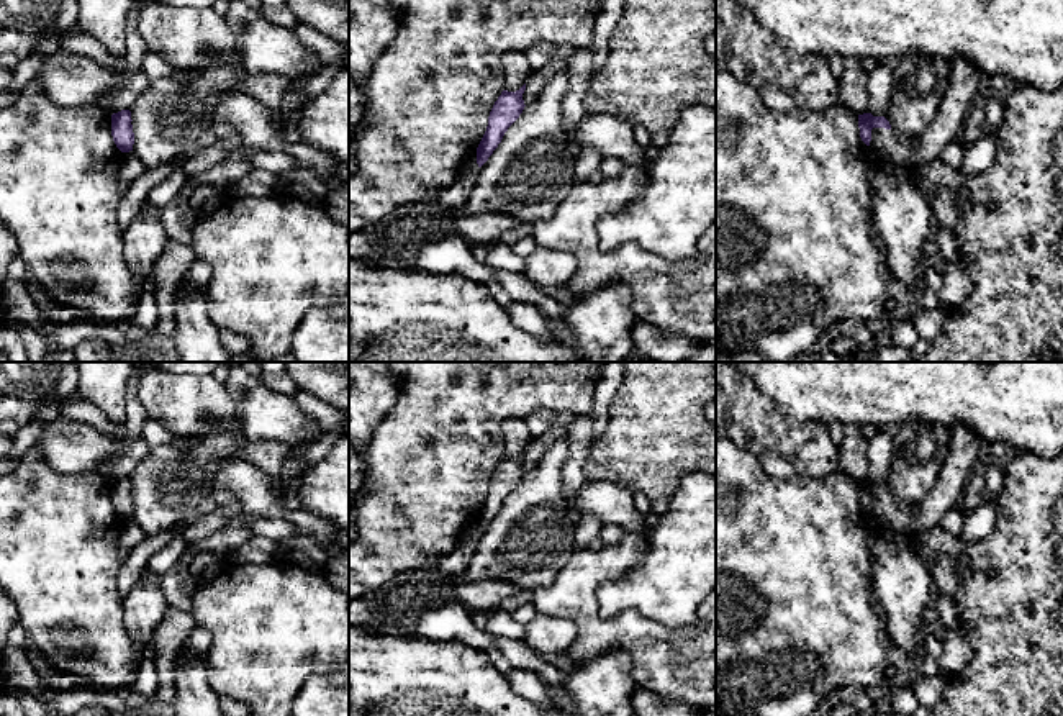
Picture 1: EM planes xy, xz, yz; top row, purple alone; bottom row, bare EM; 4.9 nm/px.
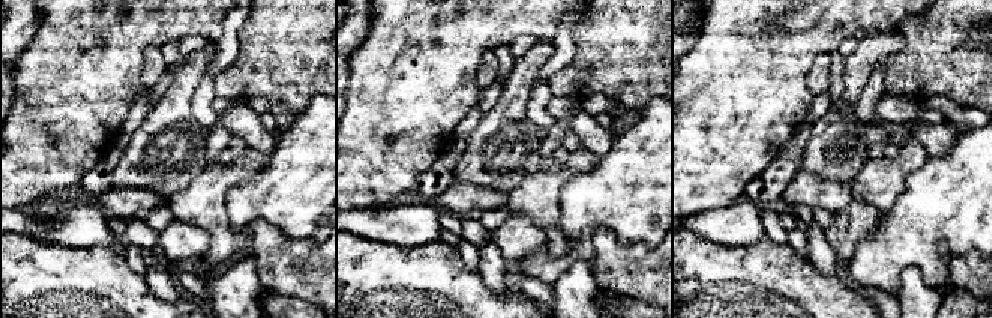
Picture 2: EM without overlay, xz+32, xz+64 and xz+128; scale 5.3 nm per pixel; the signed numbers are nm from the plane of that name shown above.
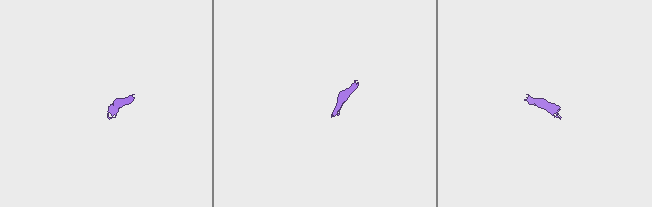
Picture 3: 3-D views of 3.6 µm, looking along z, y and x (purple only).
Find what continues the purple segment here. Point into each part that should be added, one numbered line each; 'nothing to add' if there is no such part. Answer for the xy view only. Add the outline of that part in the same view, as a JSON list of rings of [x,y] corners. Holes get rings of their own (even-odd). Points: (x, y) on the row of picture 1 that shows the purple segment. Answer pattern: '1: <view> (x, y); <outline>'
nothing to add

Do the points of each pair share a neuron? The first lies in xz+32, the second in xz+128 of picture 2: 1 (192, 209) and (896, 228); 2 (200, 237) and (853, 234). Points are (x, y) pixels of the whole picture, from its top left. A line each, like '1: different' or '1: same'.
1: different
2: same

